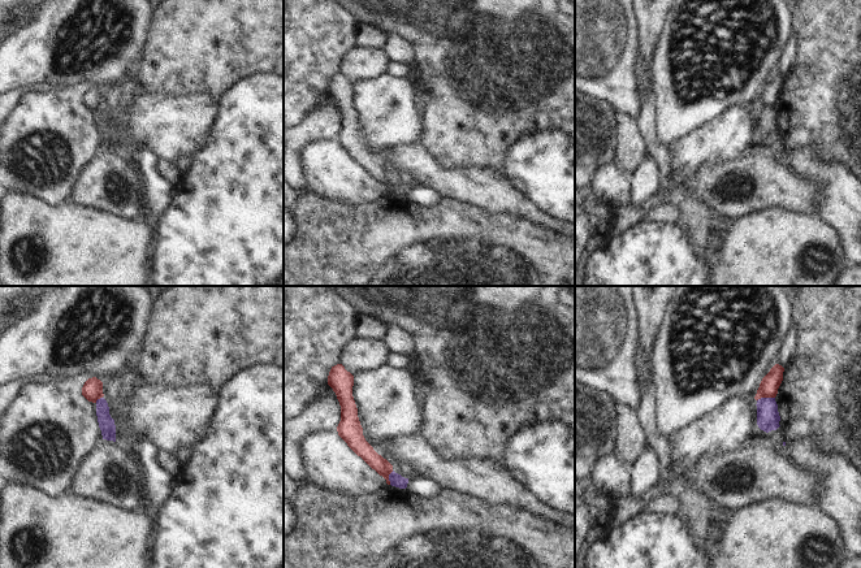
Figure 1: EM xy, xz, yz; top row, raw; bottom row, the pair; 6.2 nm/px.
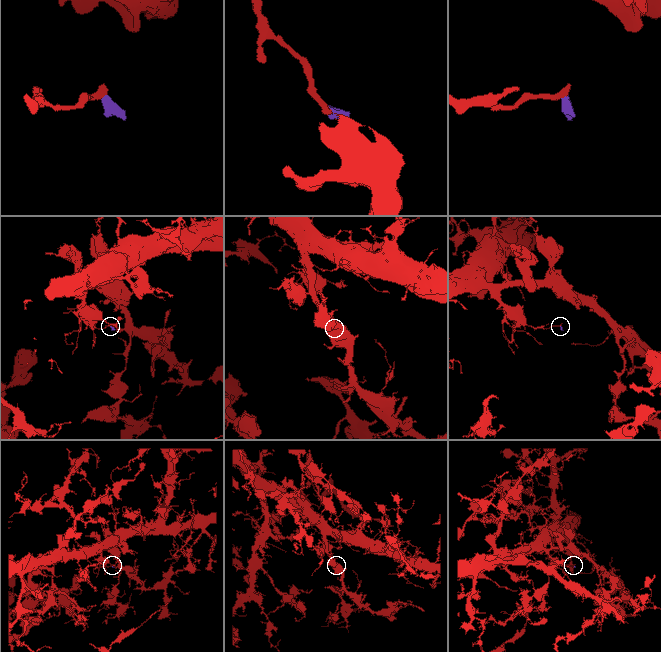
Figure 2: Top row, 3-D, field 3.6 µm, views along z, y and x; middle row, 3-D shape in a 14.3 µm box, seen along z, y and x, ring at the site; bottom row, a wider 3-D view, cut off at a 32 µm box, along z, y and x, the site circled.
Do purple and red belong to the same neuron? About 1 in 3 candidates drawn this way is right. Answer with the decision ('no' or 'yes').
no

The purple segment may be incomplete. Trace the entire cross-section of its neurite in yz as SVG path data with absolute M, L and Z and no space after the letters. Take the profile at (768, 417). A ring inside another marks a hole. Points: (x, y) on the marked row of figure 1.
M761 398L756 406L758 428L766 433L776 430L780 426L780 416L775 398Z

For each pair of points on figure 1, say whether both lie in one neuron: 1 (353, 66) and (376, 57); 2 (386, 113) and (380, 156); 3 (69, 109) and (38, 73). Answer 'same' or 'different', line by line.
1: same
2: same
3: different

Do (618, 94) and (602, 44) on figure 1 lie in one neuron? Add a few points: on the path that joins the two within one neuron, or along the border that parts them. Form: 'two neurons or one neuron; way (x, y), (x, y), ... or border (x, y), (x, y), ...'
one neuron; way (615, 82), (602, 65), (602, 56)

